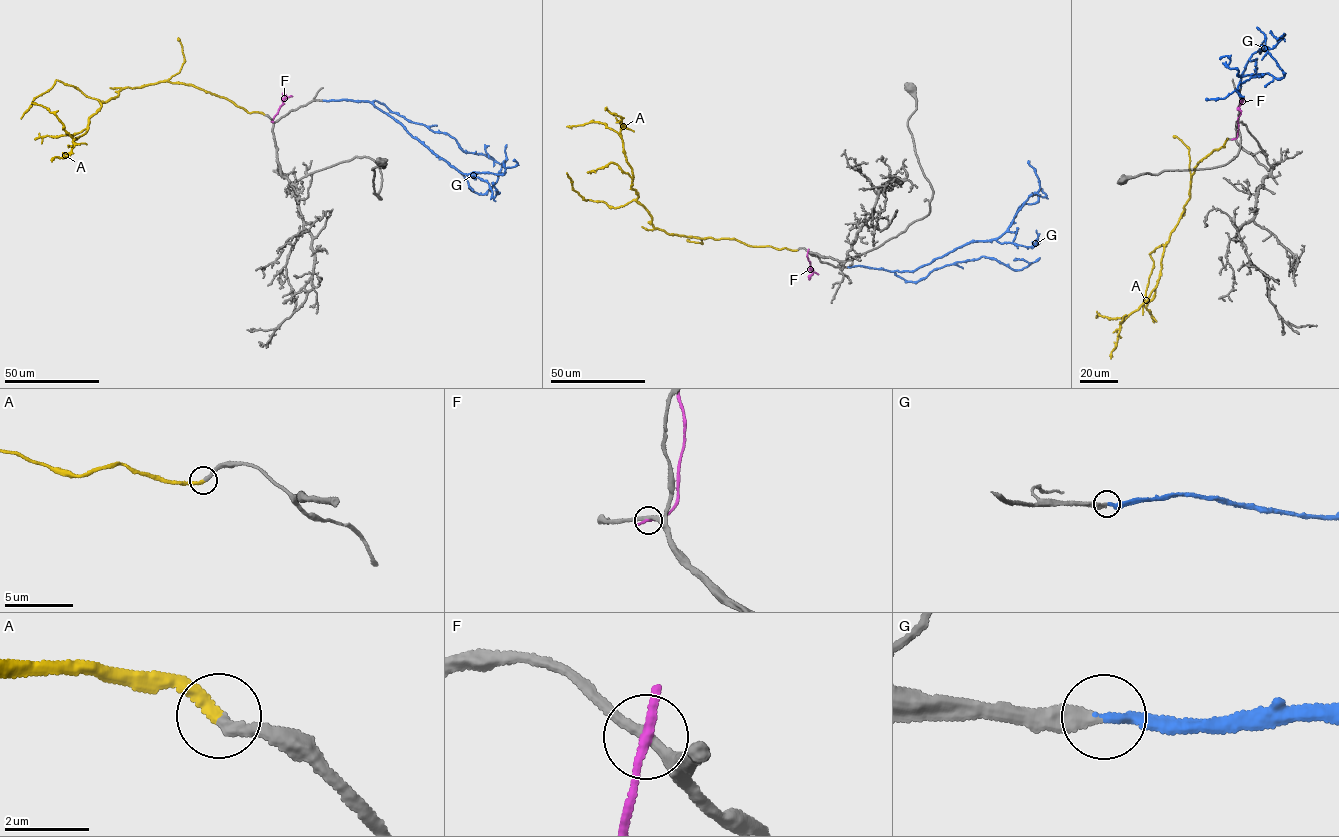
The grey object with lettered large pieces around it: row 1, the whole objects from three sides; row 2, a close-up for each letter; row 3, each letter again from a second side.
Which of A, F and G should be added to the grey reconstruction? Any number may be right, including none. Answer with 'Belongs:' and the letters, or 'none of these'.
Belongs: A, G

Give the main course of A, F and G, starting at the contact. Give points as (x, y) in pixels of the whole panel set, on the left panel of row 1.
A: (264, 114), (163, 81), (125, 87), (100, 102), (87, 132), (74, 139), (53, 113), (31, 102)
F: (273, 122), (286, 98), (283, 92)
G: (323, 100), (371, 102), (460, 172), (487, 181), (493, 198), (499, 193), (493, 182)

